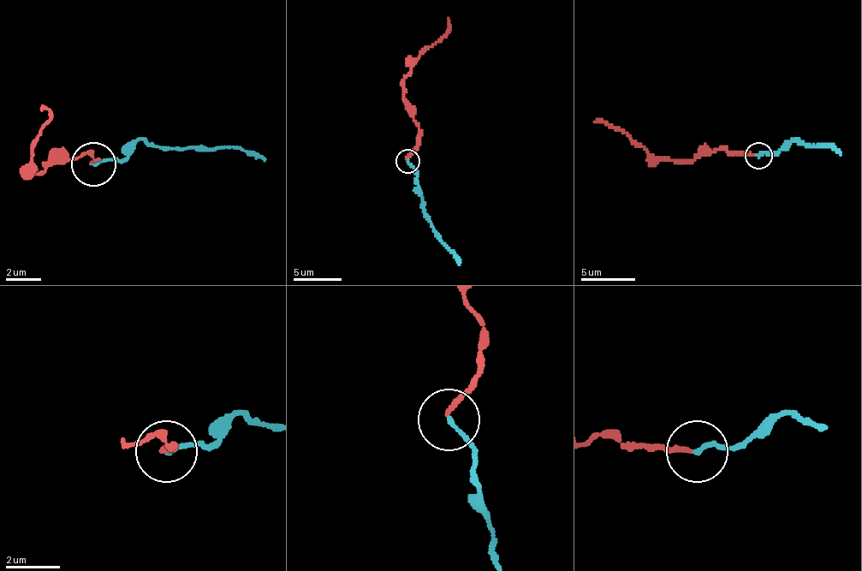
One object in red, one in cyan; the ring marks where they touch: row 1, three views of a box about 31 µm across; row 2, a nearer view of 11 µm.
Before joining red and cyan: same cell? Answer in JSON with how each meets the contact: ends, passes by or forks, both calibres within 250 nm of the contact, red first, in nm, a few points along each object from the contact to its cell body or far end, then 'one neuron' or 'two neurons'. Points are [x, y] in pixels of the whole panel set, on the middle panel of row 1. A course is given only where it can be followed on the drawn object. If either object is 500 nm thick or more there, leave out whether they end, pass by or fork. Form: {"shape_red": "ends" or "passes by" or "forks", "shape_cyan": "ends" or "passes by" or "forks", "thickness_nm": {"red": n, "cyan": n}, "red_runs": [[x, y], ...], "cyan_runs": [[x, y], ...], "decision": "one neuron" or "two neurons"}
{"shape_red": "ends", "shape_cyan": "ends", "thickness_nm": {"red": 160, "cyan": 160}, "red_runs": [[408, 159], [418, 145], [419, 123], [404, 99], [404, 78], [412, 63], [447, 32], [448, 18]], "cyan_runs": [[408, 162], [421, 198], [424, 217], [452, 252], [458, 264]], "decision": "one neuron"}

